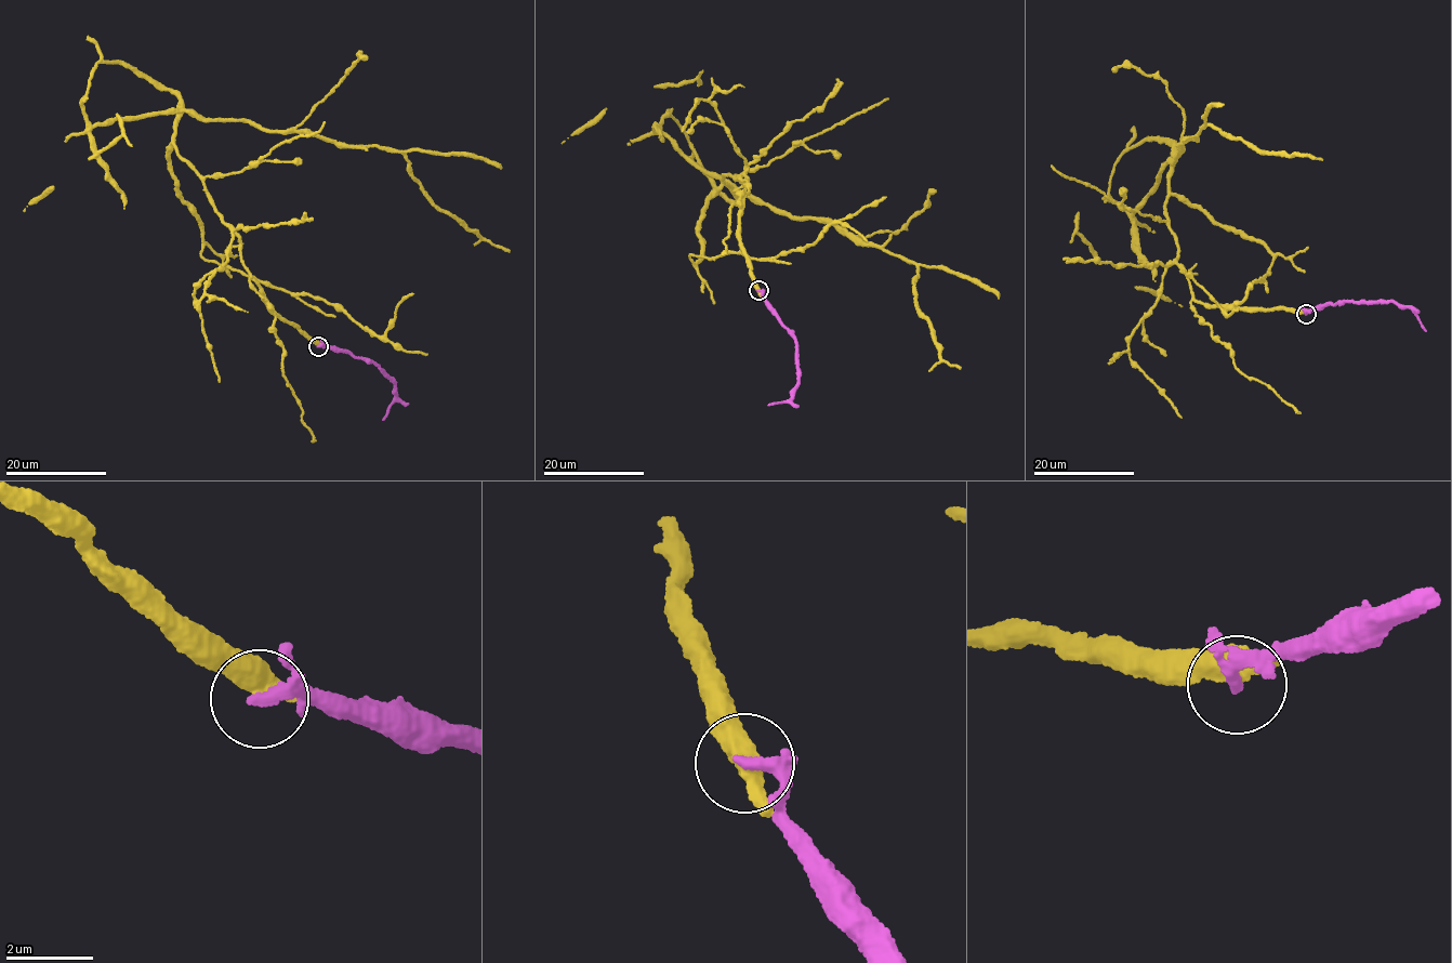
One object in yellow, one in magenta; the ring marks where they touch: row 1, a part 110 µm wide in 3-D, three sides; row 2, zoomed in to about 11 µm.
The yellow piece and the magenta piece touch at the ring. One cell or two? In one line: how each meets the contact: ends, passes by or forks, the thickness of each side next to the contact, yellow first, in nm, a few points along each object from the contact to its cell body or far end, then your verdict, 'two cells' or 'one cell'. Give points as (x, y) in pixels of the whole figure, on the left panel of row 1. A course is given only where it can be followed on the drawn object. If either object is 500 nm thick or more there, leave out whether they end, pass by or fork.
yellow passes by | magenta passes by | 440/240 nm | yellow via (318, 345), (262, 299), (239, 237), (203, 177), (177, 153), (179, 111), (393, 148), (433, 202), (509, 251) | magenta via (318, 345), (371, 360), (395, 383), (397, 393), (382, 420) | one cell

